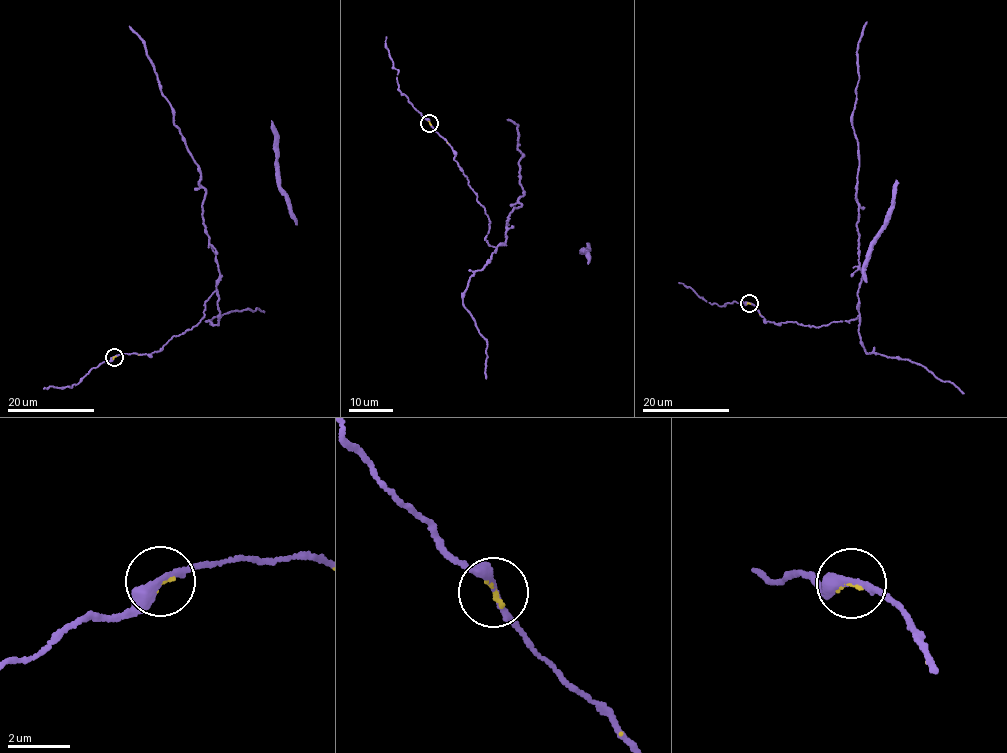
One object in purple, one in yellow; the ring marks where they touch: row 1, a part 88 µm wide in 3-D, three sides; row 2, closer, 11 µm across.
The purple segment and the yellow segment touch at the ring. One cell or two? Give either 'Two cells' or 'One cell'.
One cell

